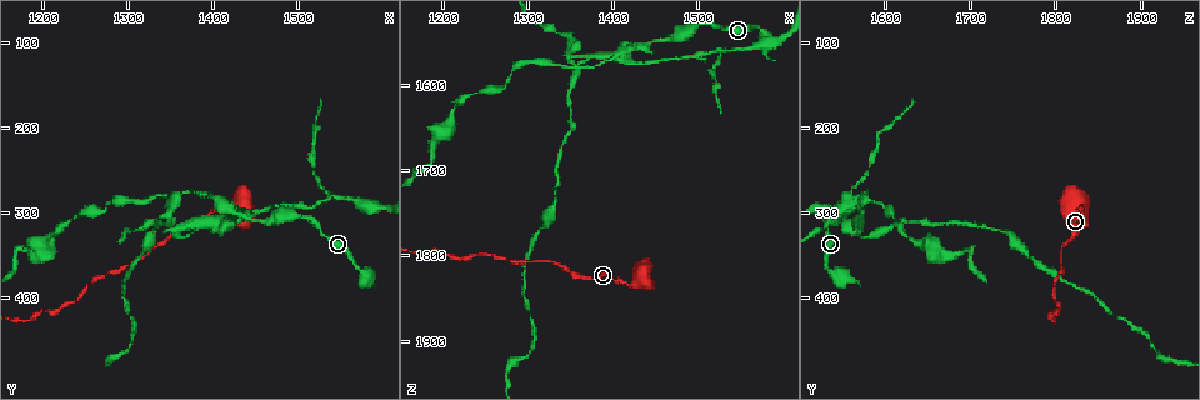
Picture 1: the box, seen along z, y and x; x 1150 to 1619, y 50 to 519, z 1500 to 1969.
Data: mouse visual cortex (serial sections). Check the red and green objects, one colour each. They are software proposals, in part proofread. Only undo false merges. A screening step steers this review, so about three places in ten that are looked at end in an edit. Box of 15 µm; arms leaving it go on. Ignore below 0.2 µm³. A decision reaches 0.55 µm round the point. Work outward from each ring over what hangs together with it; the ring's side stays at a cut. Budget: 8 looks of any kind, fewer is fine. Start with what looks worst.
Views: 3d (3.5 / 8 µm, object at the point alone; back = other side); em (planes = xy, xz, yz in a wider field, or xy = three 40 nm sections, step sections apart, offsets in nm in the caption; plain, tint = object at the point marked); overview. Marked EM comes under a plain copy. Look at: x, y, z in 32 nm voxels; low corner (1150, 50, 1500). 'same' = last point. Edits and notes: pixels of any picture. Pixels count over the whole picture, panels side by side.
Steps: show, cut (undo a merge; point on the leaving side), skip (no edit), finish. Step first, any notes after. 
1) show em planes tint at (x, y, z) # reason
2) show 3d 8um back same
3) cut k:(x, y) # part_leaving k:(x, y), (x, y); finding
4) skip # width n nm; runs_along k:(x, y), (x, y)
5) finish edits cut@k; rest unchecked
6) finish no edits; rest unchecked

show 3d 3.5um at (1430, 305, 1555) # three arms meet

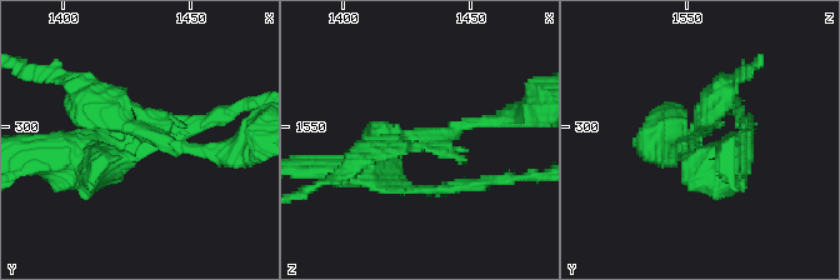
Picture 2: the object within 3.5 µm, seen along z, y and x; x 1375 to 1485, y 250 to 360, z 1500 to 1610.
show em planes tint at (1429, 302, 1554)

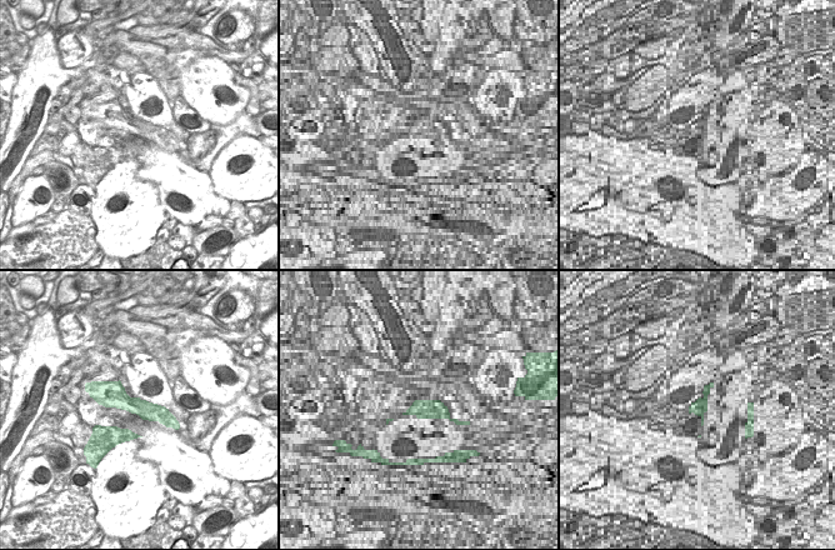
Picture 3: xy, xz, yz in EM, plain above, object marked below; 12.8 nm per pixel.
cut 2:(401, 180) # part_leaving 2:(131, 145), (96, 169), (35, 156); a second cell is stuck on

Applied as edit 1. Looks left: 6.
show overview

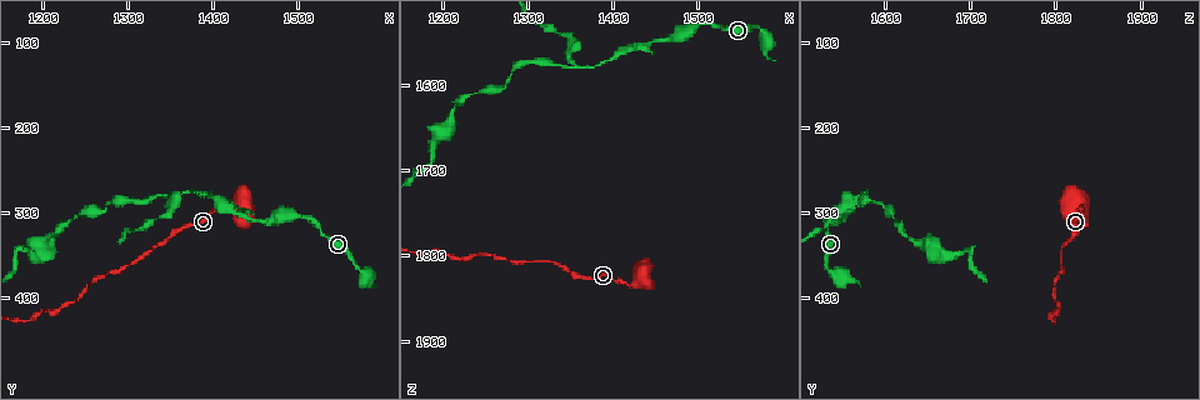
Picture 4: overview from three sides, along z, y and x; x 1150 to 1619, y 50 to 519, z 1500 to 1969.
show 3d 3.5um at (1360, 275, 1575) # a fork

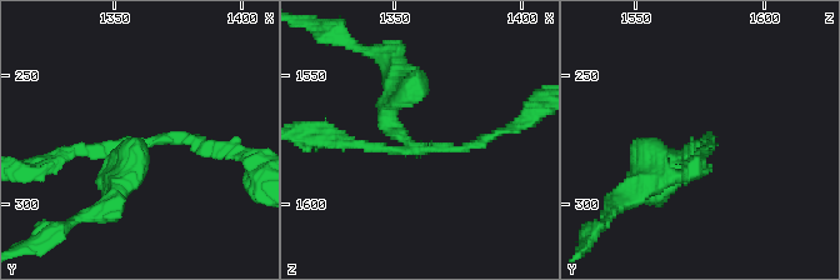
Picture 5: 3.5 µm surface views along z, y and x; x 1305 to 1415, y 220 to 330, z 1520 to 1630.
show em xy step 5 tint at (1358, 277, 1578) # arms 3; arm_widths 150, 150, 250 nm; now the EM

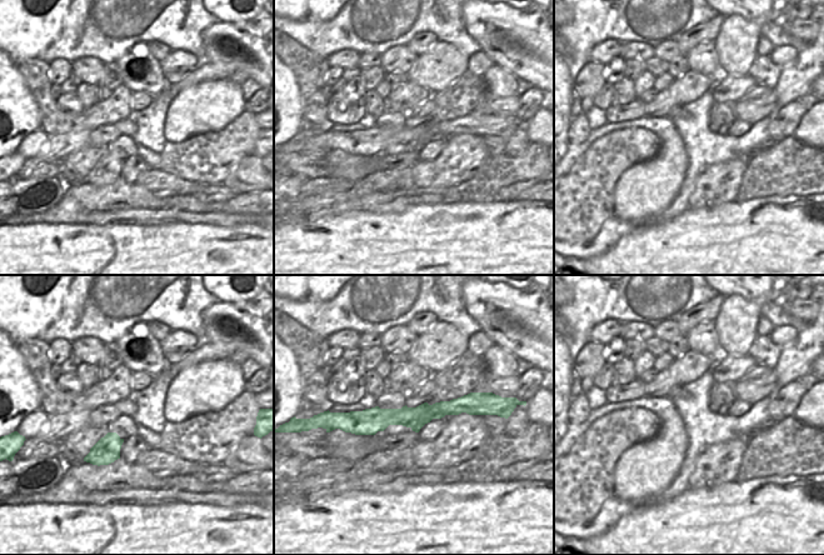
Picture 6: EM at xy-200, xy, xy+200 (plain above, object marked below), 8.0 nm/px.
skip # width 180 nm; runs_along 6:(479, 405), (349, 425); one cell here

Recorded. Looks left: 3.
show 3d 3.5um at (1430, 285, 1830) # sharp bend

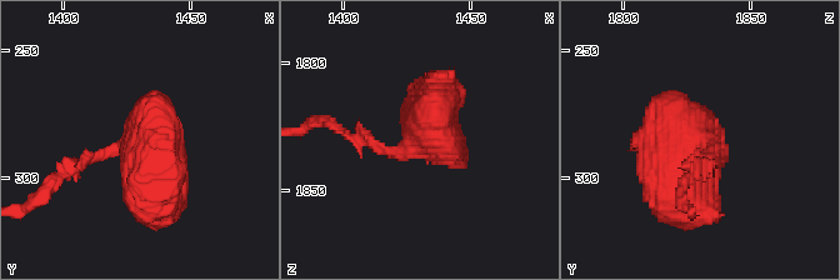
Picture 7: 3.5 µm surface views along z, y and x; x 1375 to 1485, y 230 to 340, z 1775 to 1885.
skip # runs_along 7:(70, 170), (146, 143), (154, 208); continuous, no second cell

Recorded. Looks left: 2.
finish edits cut@2; rest unchecked

